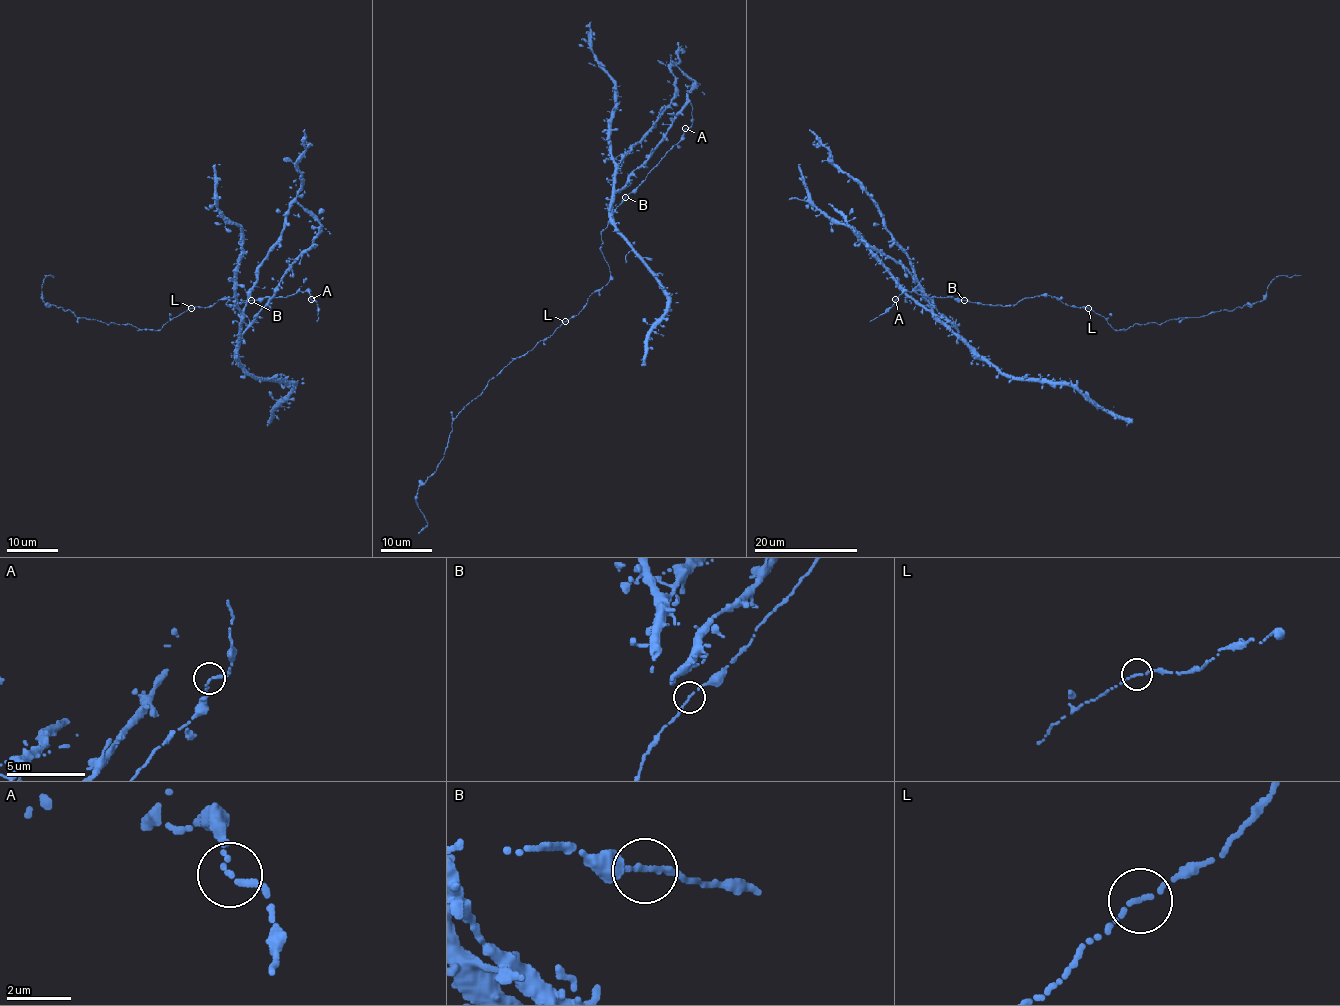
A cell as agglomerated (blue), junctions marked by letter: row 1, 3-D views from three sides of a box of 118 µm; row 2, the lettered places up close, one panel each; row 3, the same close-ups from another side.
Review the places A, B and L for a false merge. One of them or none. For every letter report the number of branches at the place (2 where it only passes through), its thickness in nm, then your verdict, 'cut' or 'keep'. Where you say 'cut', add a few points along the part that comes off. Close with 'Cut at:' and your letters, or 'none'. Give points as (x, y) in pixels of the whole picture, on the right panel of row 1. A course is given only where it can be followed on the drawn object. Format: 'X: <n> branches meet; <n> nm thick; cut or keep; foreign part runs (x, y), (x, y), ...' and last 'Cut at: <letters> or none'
A: 2 branches meet; 150 nm thick; keep
B: 2 branches meet; 140 nm thick; keep
L: 2 branches meet; 140 nm thick; keep
Cut at: none

